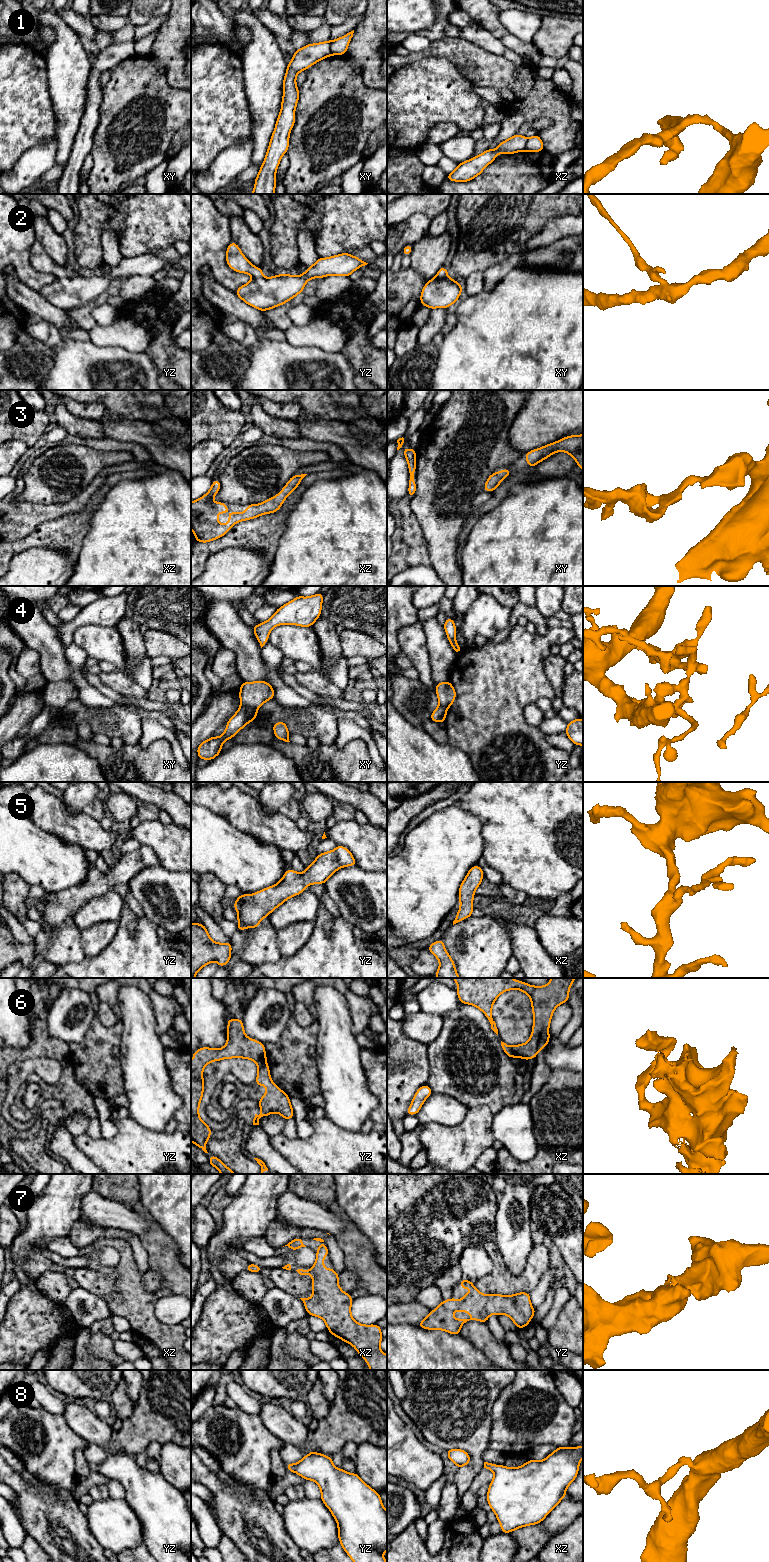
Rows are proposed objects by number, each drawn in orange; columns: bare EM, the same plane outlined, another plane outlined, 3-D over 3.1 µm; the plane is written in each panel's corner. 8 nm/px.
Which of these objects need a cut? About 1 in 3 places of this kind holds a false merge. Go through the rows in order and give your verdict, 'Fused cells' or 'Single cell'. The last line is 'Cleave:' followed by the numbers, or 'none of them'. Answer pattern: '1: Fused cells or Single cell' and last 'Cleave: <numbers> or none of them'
1: Fused cells
2: Single cell
3: Single cell
4: Fused cells
5: Single cell
6: Single cell
7: Single cell
8: Single cell
Cleave: 1, 4

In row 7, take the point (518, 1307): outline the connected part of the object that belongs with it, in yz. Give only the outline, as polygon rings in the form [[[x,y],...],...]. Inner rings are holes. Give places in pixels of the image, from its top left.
[[[462,1279],[460,1289],[465,1290],[469,1286],[471,1293],[458,1296],[458,1302],[454,1300],[455,1295],[449,1300],[443,1300],[439,1306],[432,1310],[417,1325],[427,1330],[443,1330],[453,1335],[461,1335],[461,1326],[469,1320],[477,1320],[487,1323],[487,1319],[493,1313],[497,1316],[505,1314],[511,1318],[513,1323],[522,1329],[527,1326],[535,1314],[536,1309],[530,1302],[530,1293],[519,1292],[515,1295],[488,1294],[483,1295],[470,1280]],[[454,1311],[469,1312],[470,1319],[454,1319]]]

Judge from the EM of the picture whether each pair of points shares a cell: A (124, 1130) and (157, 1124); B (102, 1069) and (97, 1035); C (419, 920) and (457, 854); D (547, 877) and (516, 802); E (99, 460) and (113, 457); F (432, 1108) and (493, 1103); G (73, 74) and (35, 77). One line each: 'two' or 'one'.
A: two
B: one
C: one
D: one
E: one
F: two
G: two

